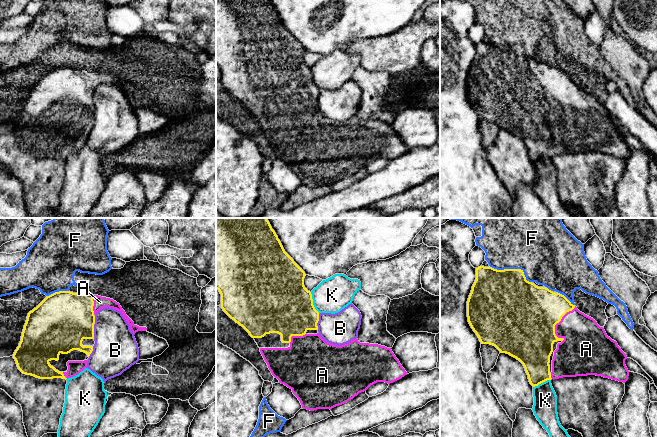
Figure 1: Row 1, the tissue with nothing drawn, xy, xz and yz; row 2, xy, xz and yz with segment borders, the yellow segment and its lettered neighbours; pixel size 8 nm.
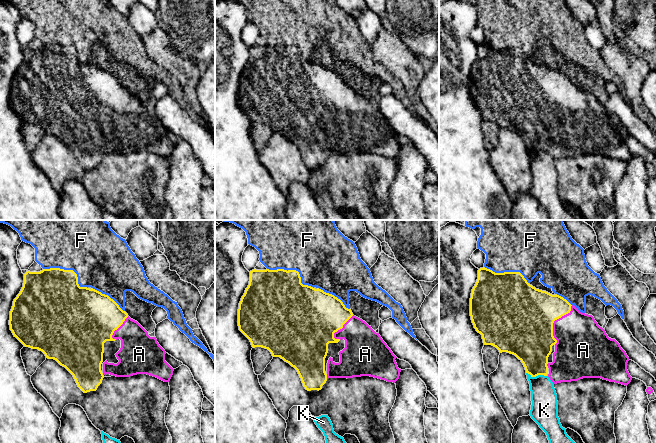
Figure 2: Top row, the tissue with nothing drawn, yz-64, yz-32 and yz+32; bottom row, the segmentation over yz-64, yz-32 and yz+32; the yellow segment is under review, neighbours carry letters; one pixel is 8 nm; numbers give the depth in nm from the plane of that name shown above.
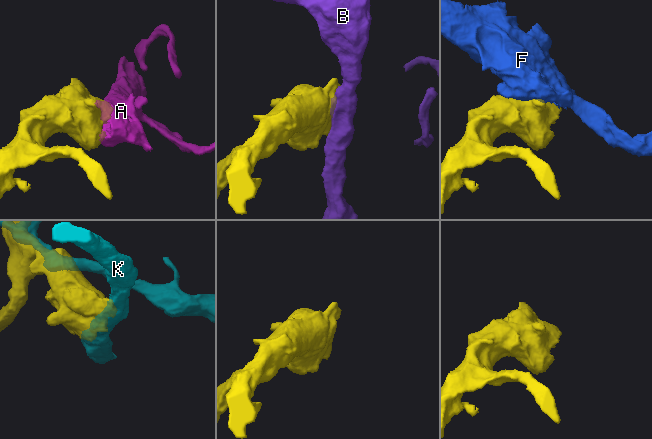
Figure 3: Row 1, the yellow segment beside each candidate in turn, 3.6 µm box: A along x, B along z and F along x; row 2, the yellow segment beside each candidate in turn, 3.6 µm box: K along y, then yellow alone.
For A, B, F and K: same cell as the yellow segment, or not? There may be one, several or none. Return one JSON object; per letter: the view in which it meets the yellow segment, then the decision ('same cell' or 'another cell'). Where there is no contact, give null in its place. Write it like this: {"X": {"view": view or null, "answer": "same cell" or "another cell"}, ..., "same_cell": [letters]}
{"A": {"view": "yz", "answer": "same cell"}, "B": {"view": "xy", "answer": "another cell"}, "F": {"view": "yz", "answer": "another cell"}, "K": {"view": "xz", "answer": "another cell"}, "same_cell": ["A"]}

